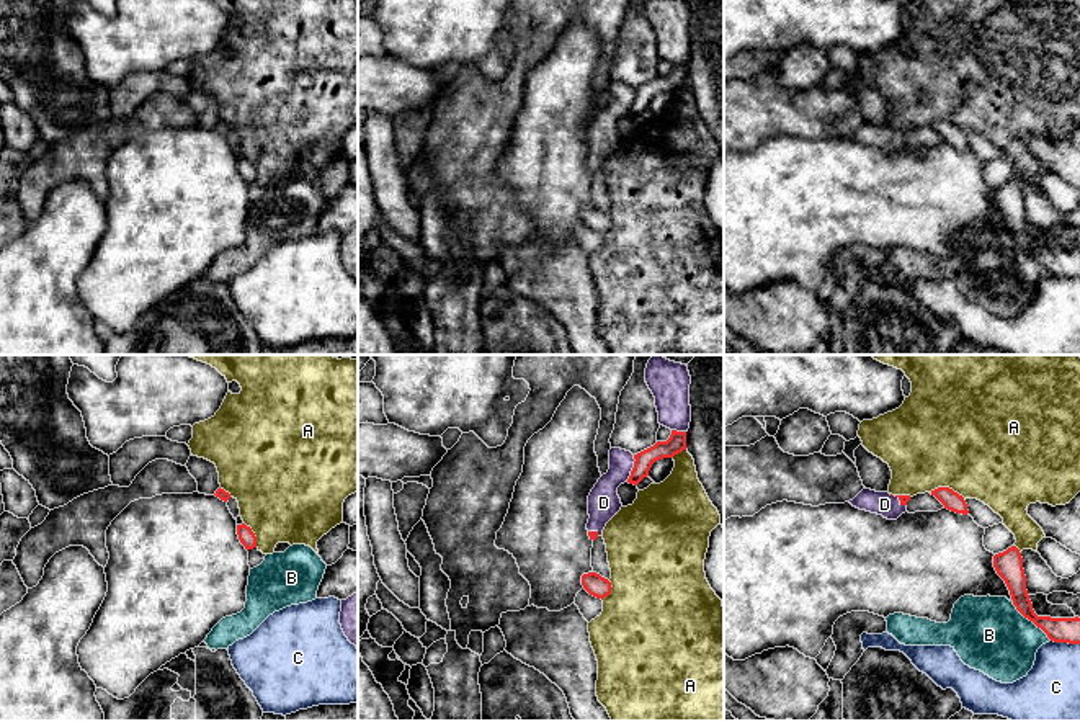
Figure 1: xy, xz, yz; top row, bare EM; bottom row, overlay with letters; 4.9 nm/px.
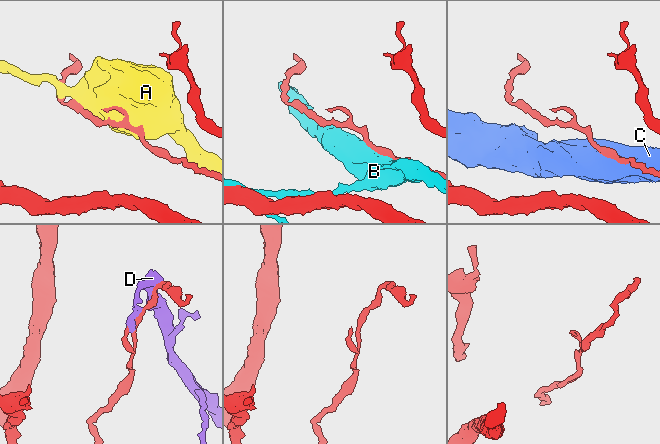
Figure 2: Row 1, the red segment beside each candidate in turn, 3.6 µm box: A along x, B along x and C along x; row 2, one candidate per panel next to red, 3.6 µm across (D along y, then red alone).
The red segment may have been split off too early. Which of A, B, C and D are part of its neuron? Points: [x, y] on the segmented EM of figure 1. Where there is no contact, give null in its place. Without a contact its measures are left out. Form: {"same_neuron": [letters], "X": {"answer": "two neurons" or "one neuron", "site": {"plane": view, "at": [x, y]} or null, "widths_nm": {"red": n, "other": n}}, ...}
{"same_neuron": [], "A": {"answer": "two neurons", "site": {"plane": "yz", "at": [948, 488]}, "widths_nm": {"red": 90, "other": 500}}, "B": {"answer": "two neurons", "site": {"plane": "yz", "at": [1031, 620]}, "widths_nm": {"red": 130, "other": 360}}, "C": {"answer": "two neurons", "site": {"plane": "yz", "at": [1066, 641]}, "widths_nm": {"red": 130, "other": 280}}, "D": {"answer": "two neurons", "site": {"plane": "xz", "at": [633, 468]}, "widths_nm": {"red": 90, "other": 160}}}

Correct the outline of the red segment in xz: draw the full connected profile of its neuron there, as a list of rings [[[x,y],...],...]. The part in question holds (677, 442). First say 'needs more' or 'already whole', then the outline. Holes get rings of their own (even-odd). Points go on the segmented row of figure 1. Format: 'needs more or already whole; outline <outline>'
already whole; outline [[[672,430],[667,441],[657,441],[654,446],[634,455],[636,461],[627,482],[637,486],[649,476],[649,471],[655,461],[673,458],[683,450],[686,450],[686,432]]]

